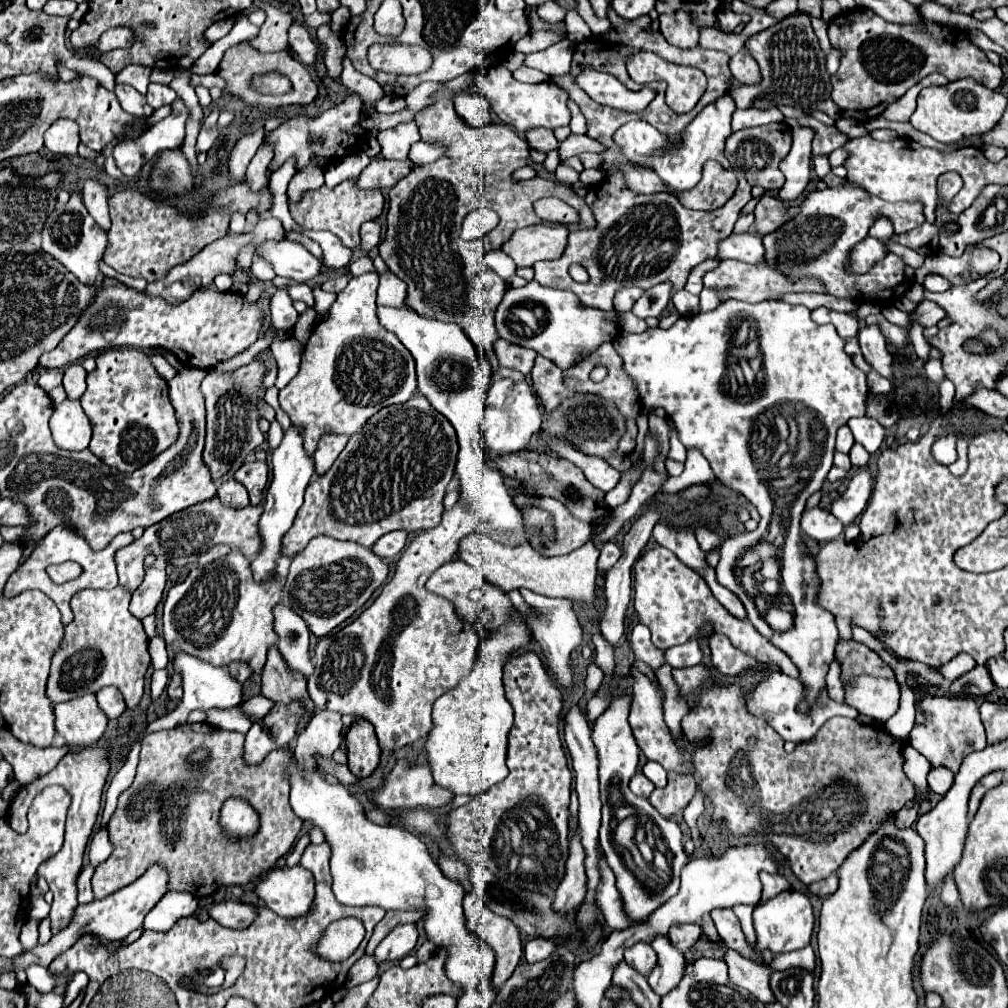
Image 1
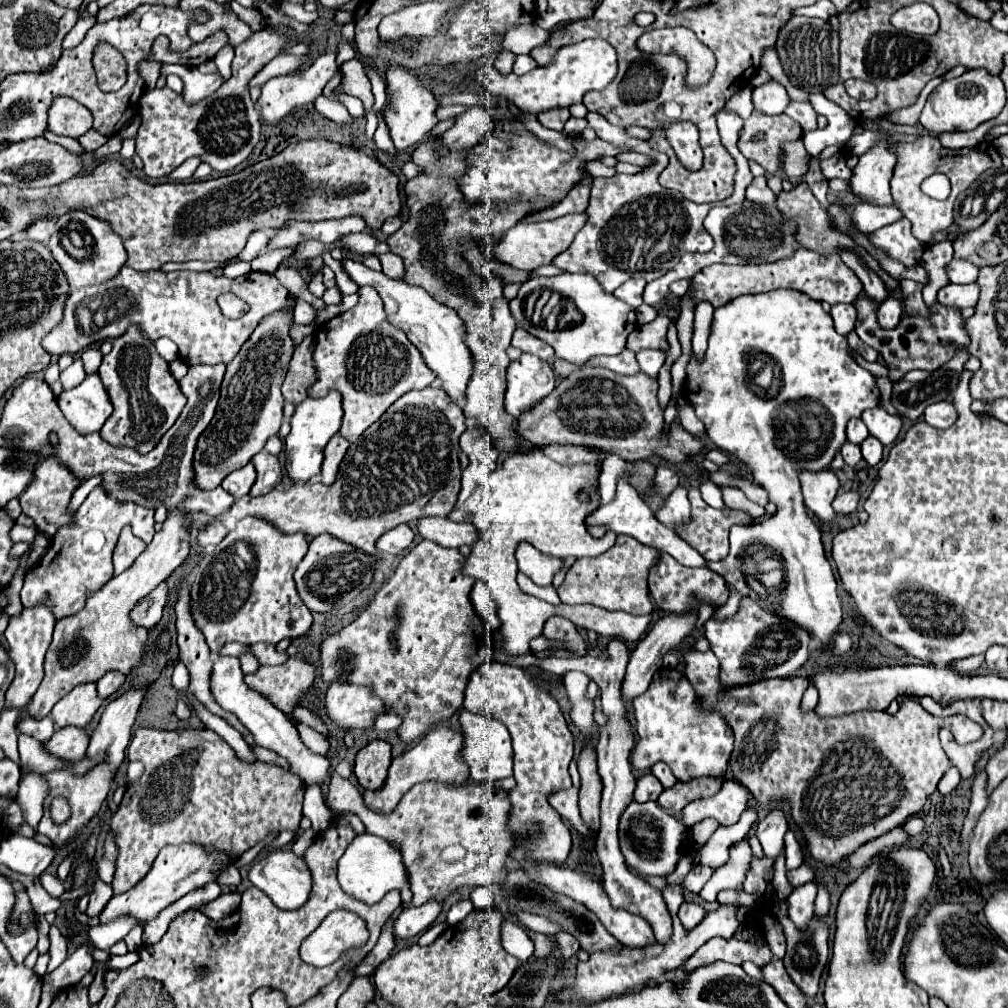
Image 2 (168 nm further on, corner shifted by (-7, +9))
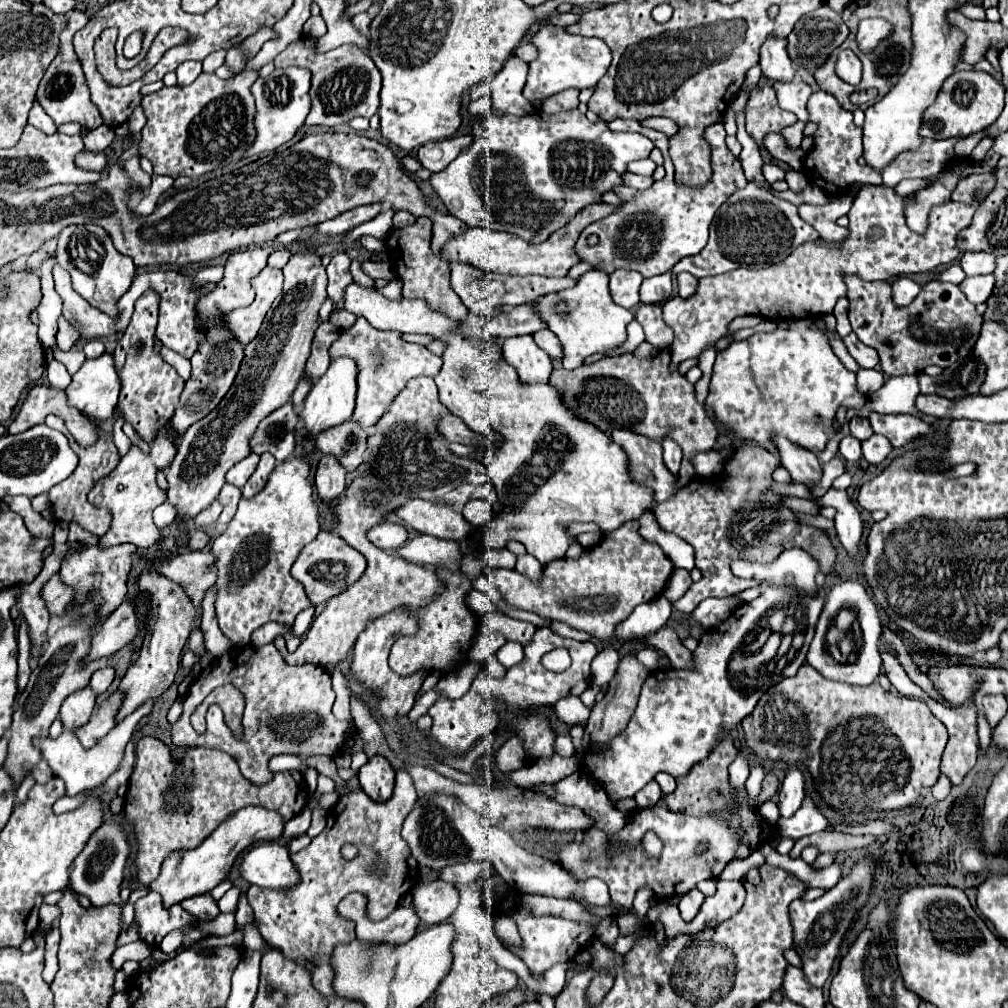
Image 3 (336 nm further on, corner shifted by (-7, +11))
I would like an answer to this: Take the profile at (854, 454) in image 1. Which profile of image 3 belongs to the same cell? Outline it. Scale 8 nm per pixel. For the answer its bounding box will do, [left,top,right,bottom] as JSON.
[863,434,893,464]

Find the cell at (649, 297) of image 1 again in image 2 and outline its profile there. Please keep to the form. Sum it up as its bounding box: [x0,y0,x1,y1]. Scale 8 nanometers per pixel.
[643,200,799,306]

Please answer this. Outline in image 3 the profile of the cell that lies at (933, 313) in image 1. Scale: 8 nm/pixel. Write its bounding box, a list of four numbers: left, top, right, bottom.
[959,274,995,304]

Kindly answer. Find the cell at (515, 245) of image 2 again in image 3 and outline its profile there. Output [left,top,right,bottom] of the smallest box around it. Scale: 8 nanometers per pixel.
[443,202,613,276]

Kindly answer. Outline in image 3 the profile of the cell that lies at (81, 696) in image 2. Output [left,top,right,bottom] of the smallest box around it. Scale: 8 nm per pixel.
[59,686,97,730]

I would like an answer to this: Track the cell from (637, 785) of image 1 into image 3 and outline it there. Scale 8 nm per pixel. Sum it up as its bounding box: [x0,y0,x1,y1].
[635,780,661,808]

